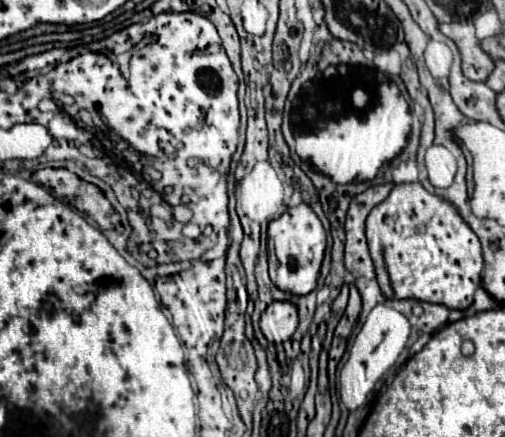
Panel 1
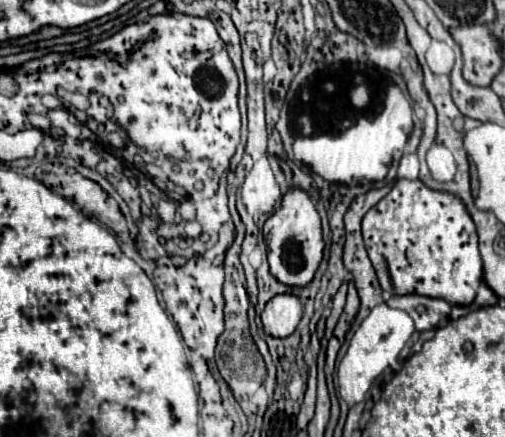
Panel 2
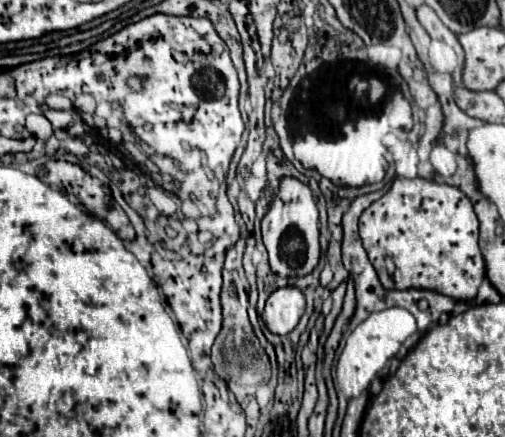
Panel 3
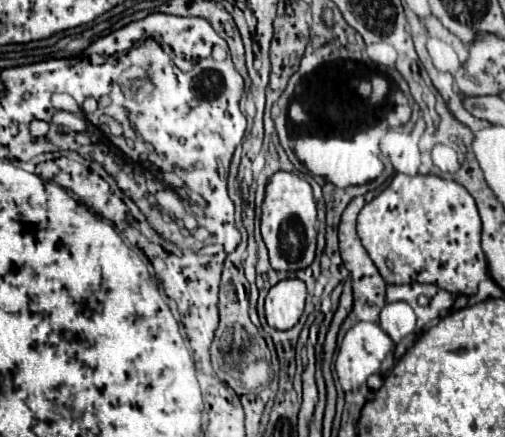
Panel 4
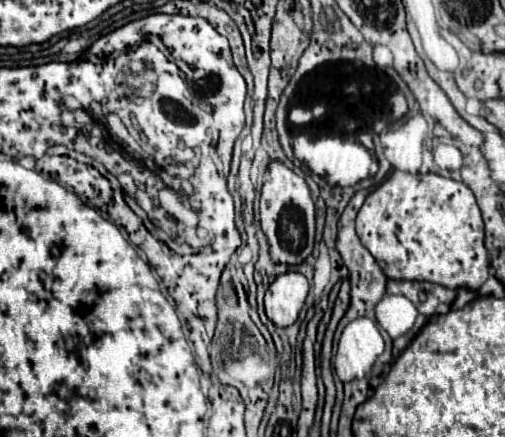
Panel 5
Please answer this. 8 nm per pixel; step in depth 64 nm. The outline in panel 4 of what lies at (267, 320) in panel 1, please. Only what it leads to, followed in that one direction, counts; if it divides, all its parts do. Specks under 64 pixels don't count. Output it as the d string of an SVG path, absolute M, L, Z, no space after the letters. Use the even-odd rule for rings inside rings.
M282 280L266 296L266 320L274 330L290 330L304 312L306 284L302 280Z

